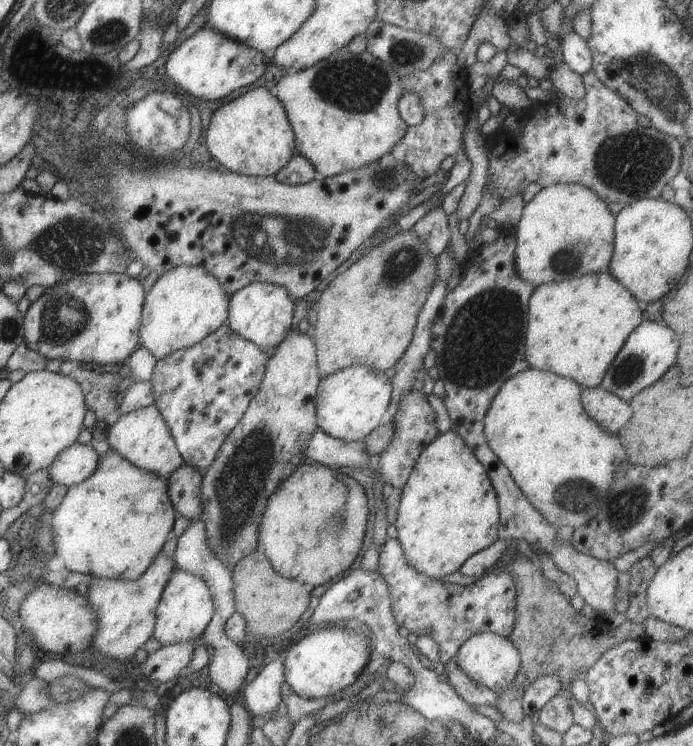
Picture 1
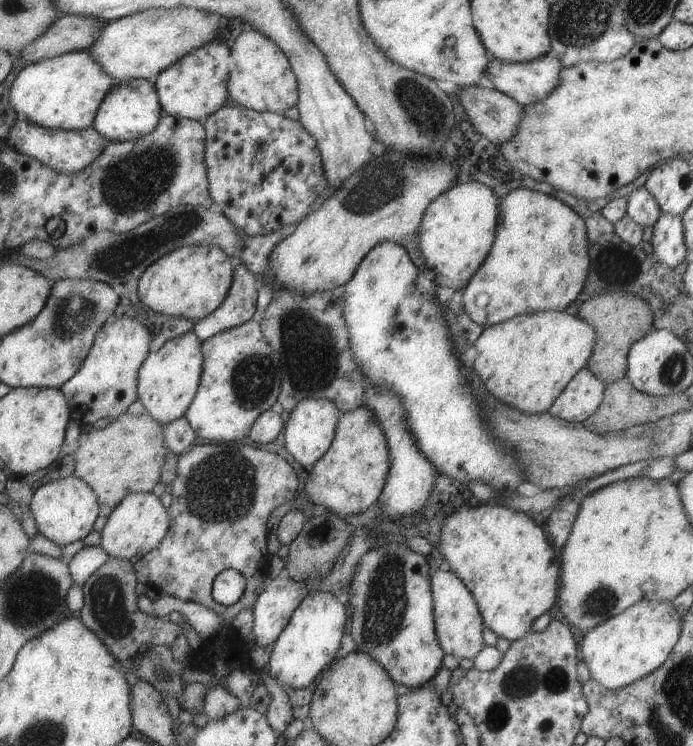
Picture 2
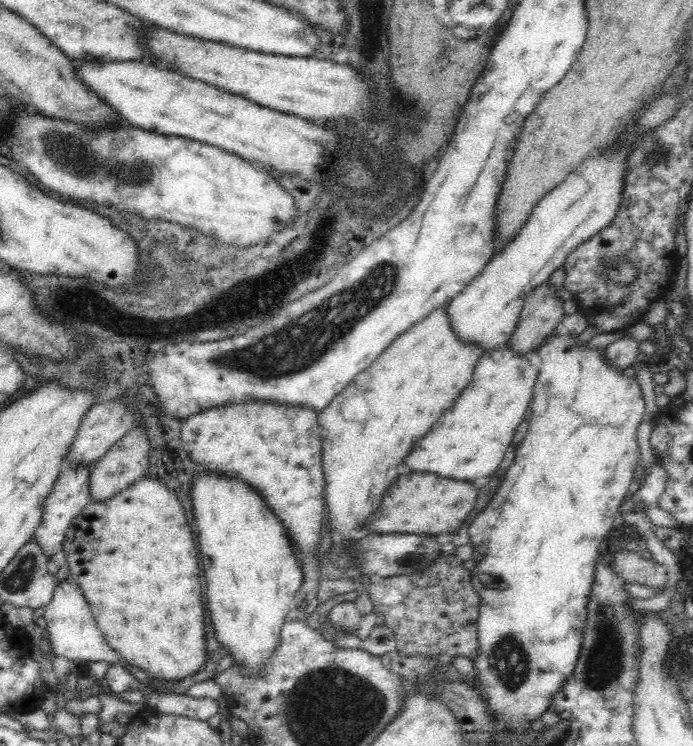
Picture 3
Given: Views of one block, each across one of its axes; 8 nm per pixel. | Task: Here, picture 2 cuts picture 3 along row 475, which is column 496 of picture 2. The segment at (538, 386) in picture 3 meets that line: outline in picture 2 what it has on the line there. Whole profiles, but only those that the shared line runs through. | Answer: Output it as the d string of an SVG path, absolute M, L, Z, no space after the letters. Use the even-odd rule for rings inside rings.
M487 502L487 506L485 506L485 504L479 504L479 506L473 506L473 508L457 508L451 516L447 516L447 520L441 524L443 528L439 530L436 536L439 536L438 548L442 558L447 560L449 570L455 573L455 576L463 582L467 590L473 595L482 618L483 627L489 628L497 637L505 638L505 640L513 642L513 640L525 636L525 634L531 630L533 620L541 616L543 612L550 613L551 606L556 605L557 588L559 588L560 561L559 557L555 556L553 545L549 544L548 536L544 531L541 521L529 513L515 511L514 509L509 510L509 508L497 506L497 504L499 504L499 502L495 502L495 506L491 506L491 504Z

